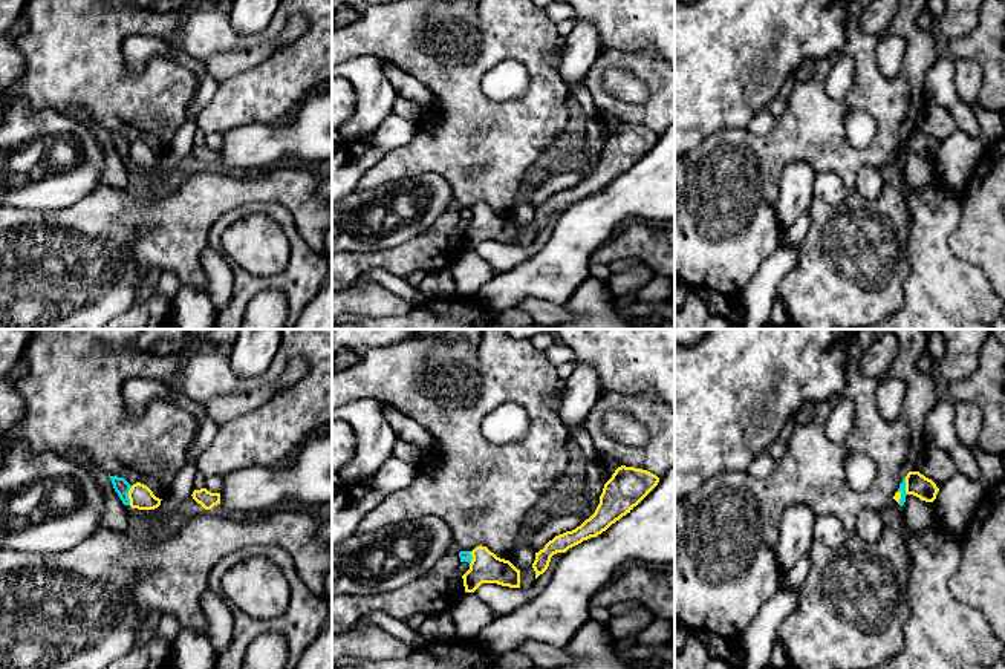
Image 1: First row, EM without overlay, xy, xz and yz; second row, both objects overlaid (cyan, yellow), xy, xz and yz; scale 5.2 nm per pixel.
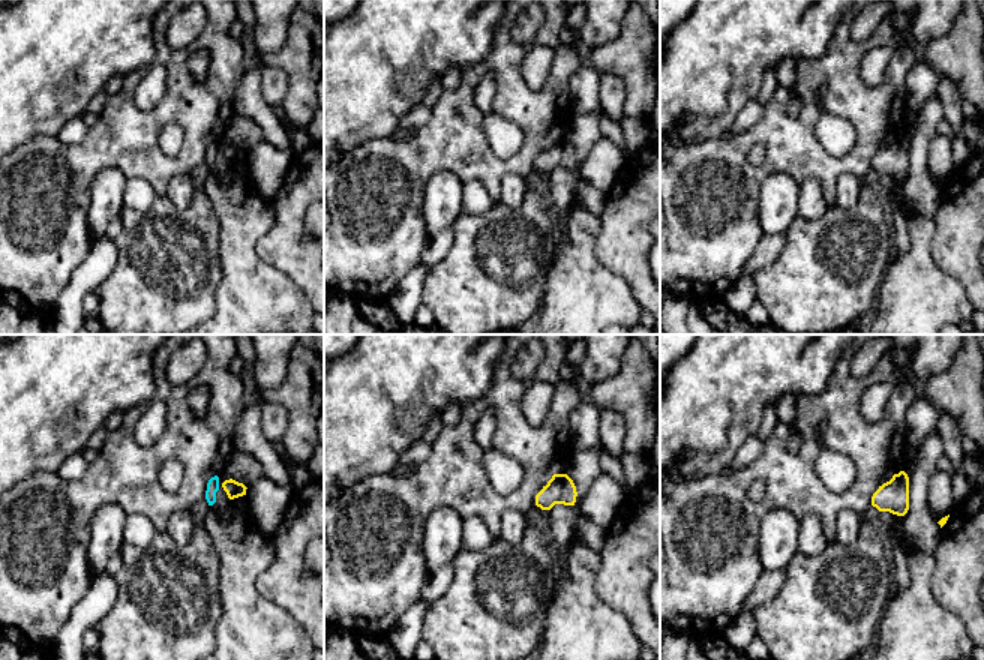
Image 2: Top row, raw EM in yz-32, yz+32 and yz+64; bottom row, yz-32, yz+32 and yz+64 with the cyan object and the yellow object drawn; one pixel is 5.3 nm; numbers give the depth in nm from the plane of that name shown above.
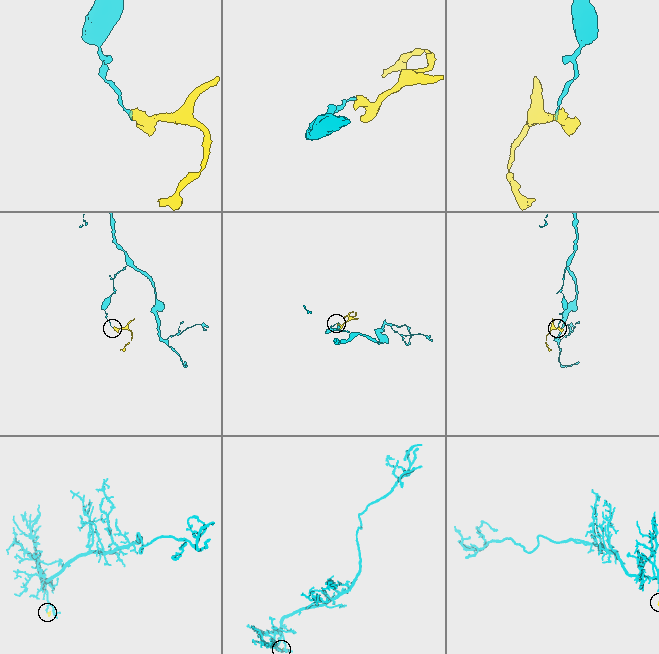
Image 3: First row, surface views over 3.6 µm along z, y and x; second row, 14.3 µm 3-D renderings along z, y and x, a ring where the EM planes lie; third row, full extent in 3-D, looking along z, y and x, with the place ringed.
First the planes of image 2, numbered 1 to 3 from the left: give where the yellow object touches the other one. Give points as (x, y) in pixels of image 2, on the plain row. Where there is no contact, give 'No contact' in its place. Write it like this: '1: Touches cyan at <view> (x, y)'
1: No contact
2: No contact
3: No contact

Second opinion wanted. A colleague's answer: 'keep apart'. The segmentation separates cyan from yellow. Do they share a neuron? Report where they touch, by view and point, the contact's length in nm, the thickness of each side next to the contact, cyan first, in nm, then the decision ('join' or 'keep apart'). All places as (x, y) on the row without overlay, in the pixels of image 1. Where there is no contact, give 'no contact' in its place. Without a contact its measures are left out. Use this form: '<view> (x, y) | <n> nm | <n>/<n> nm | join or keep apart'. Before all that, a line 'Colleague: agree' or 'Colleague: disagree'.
Colleague: agree
xy (127, 152) | 110 nm | 80/120 nm | keep apart

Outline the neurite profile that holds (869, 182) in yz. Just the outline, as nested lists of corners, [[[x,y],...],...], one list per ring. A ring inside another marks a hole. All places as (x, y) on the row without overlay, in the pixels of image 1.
[[[870,165],[863,167],[855,181],[855,190],[869,202],[875,201],[881,194],[883,185],[884,179],[880,168]]]

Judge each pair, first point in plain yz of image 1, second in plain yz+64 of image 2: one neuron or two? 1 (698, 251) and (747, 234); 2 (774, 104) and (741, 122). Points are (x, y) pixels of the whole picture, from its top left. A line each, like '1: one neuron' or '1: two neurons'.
1: one neuron
2: one neuron

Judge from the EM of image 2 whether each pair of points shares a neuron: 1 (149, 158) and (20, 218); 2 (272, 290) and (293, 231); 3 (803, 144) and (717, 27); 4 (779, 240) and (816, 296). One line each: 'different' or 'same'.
1: same
2: different
3: different
4: different

